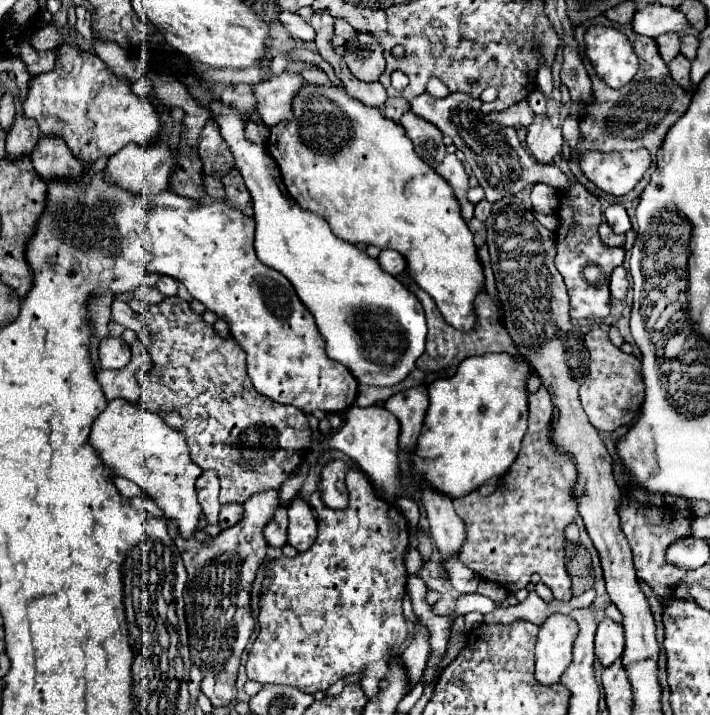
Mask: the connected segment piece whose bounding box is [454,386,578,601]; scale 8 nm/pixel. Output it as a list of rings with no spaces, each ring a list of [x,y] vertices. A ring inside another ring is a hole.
[[[540,386],[538,392],[534,392],[534,394],[528,392],[528,430],[526,430],[526,434],[524,434],[522,448],[520,448],[520,452],[518,452],[514,464],[508,468],[508,474],[504,474],[504,476],[500,478],[498,490],[496,490],[492,496],[483,497],[475,490],[466,496],[456,498],[456,500],[454,500],[454,510],[456,510],[456,514],[458,514],[458,516],[464,520],[464,524],[466,524],[466,542],[464,542],[460,560],[462,560],[470,570],[474,570],[478,576],[482,576],[482,578],[486,578],[486,580],[498,582],[498,584],[504,586],[508,592],[526,588],[526,584],[530,582],[530,576],[532,576],[532,574],[538,574],[538,576],[542,578],[542,582],[552,590],[552,594],[554,594],[556,600],[569,601],[572,582],[565,566],[564,528],[566,528],[570,522],[574,522],[574,518],[578,516],[578,504],[576,504],[574,498],[572,498],[572,486],[574,486],[574,482],[576,482],[576,466],[574,466],[574,460],[568,458],[568,454],[562,454],[562,452],[550,442],[550,438],[548,438],[548,430],[550,430],[550,424],[552,424],[552,410],[554,410],[554,404],[552,404],[552,398],[550,398],[550,394],[548,394],[548,390],[546,390],[544,386]]]

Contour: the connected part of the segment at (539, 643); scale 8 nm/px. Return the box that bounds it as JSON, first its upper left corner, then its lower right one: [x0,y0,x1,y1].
[536,614,578,684]

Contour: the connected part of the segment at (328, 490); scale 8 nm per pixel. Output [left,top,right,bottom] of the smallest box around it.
[318,460,354,508]

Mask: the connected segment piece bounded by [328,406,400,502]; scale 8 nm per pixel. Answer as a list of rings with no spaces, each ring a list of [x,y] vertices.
[[[352,406],[344,412],[346,422],[344,426],[330,438],[328,448],[338,450],[352,458],[368,476],[374,478],[374,482],[386,492],[386,500],[392,502],[396,498],[398,488],[398,432],[400,424],[392,412],[388,412],[382,406]]]

